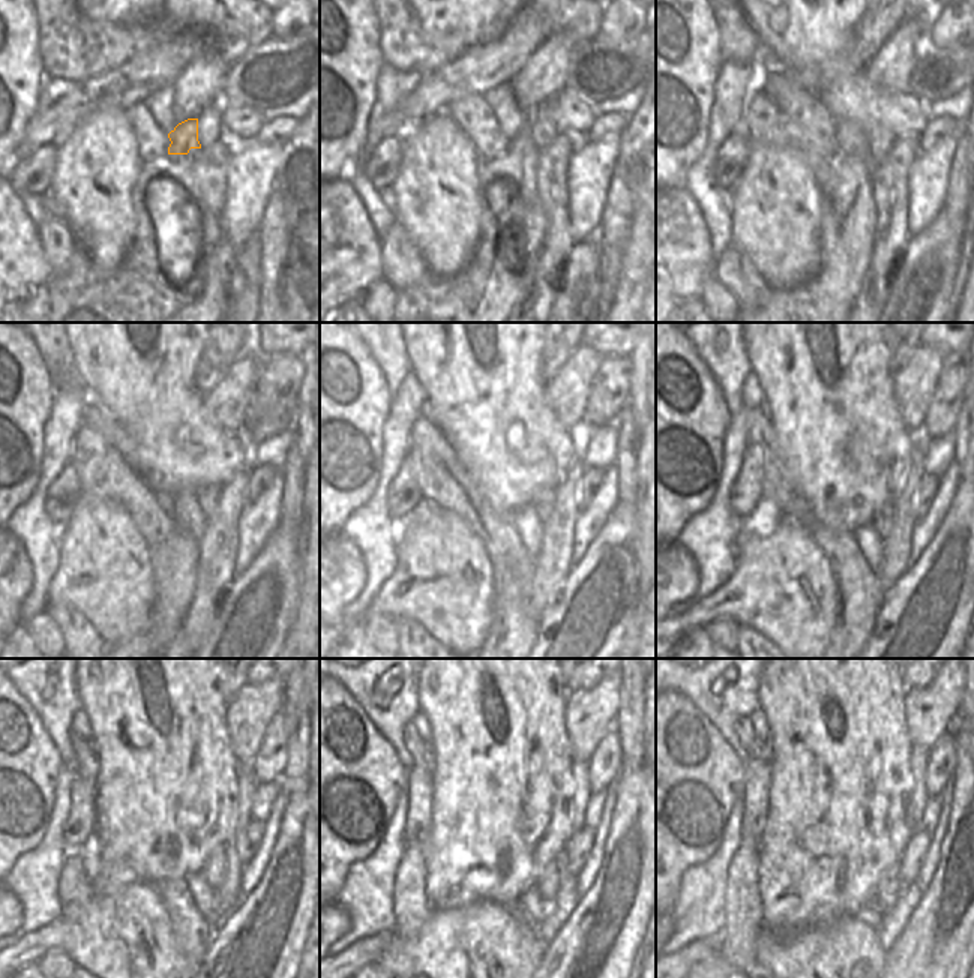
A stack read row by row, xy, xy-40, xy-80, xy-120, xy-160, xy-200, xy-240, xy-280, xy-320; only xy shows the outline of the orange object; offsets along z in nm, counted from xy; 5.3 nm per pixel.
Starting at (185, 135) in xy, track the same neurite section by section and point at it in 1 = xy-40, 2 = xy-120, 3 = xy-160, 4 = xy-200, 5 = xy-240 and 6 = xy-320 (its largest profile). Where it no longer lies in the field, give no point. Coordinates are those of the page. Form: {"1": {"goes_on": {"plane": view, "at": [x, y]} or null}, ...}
{"1": {"goes_on": {"plane": "xy-40", "at": [524, 141]}}, "2": {"goes_on": {"plane": "xy-120", "at": [183, 507]}}, "3": {"goes_on": {"plane": "xy-160", "at": [530, 530]}}, "4": {"goes_on": {"plane": "xy-200", "at": [871, 543]}}, "5": {"goes_on": {"plane": "xy-240", "at": [203, 896]}}, "6": {"goes_on": {"plane": "xy-320", "at": [872, 914]}}}

